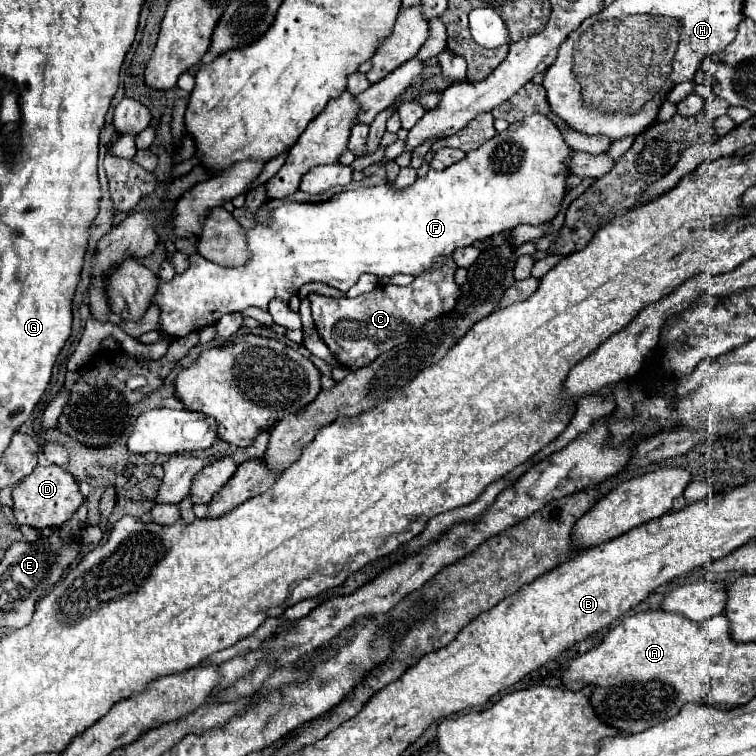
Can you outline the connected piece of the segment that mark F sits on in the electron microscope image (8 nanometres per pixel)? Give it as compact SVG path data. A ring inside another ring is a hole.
M530 115L512 123L504 133L496 133L478 149L466 153L462 161L444 171L430 169L426 177L416 179L410 189L396 191L392 183L378 187L354 189L338 193L326 203L286 203L274 211L270 225L256 225L246 231L252 259L242 269L216 265L202 255L190 257L190 267L182 275L174 275L170 283L160 283L154 301L160 307L160 331L170 337L184 337L190 331L200 331L216 325L222 315L242 311L246 307L268 309L270 299L290 301L292 293L308 281L320 281L340 291L348 291L362 273L392 277L408 273L412 277L438 267L444 257L452 257L458 247L468 247L474 241L496 233L512 231L520 223L542 225L552 221L566 195L566 179L570 169L566 161L572 149L566 145L560 129L544 115Z

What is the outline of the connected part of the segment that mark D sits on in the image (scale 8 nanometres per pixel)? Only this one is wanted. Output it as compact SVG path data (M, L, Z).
M38 465L30 477L22 479L22 483L18 483L12 489L12 499L14 499L16 521L20 525L28 525L28 527L36 527L36 529L60 527L84 503L84 497L80 493L76 479L58 465L48 465L48 467Z

